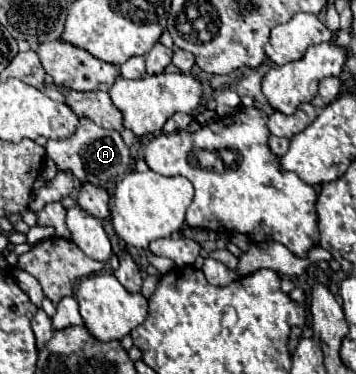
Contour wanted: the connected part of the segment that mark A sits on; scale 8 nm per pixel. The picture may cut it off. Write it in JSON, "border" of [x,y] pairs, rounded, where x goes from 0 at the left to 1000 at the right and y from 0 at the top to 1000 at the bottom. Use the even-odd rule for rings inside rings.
{"border":[[[222,318],[222,324],[228,329],[205,366],[188,366],[171,377],[138,377],[126,388],[132,420],[143,420],[154,430],[166,457],[194,457],[222,495],[256,489],[272,500],[295,500],[306,484],[323,484],[329,473],[340,473],[357,457],[357,447],[368,436],[362,393],[346,377],[334,350],[289,345],[267,329],[256,329],[250,318]]]}

